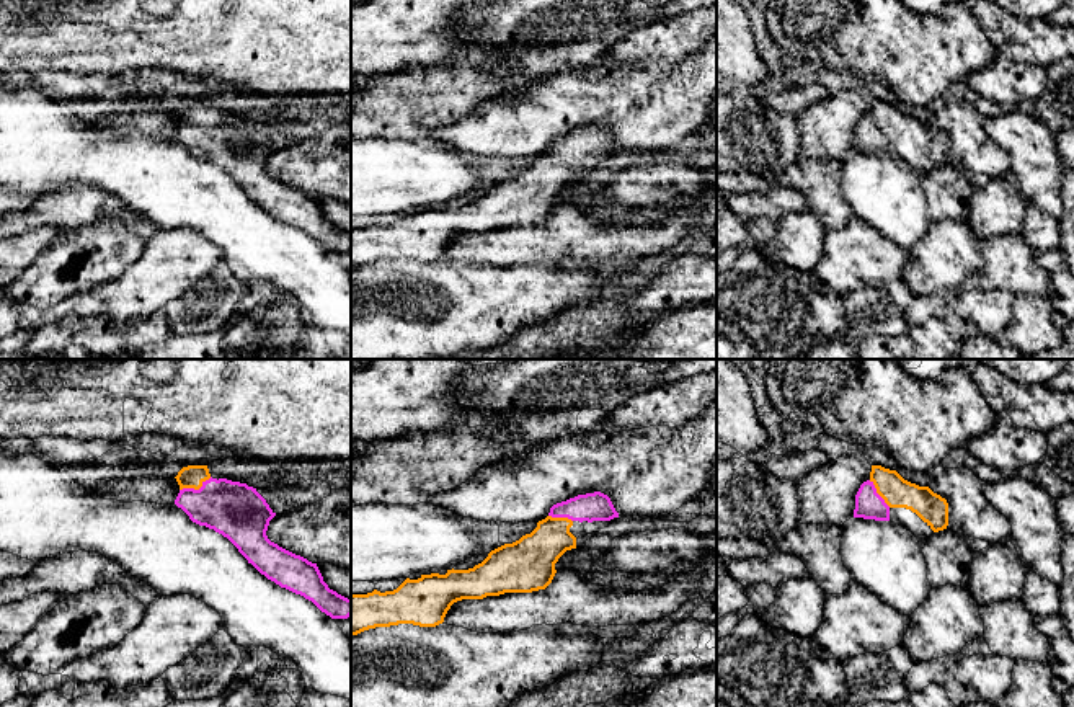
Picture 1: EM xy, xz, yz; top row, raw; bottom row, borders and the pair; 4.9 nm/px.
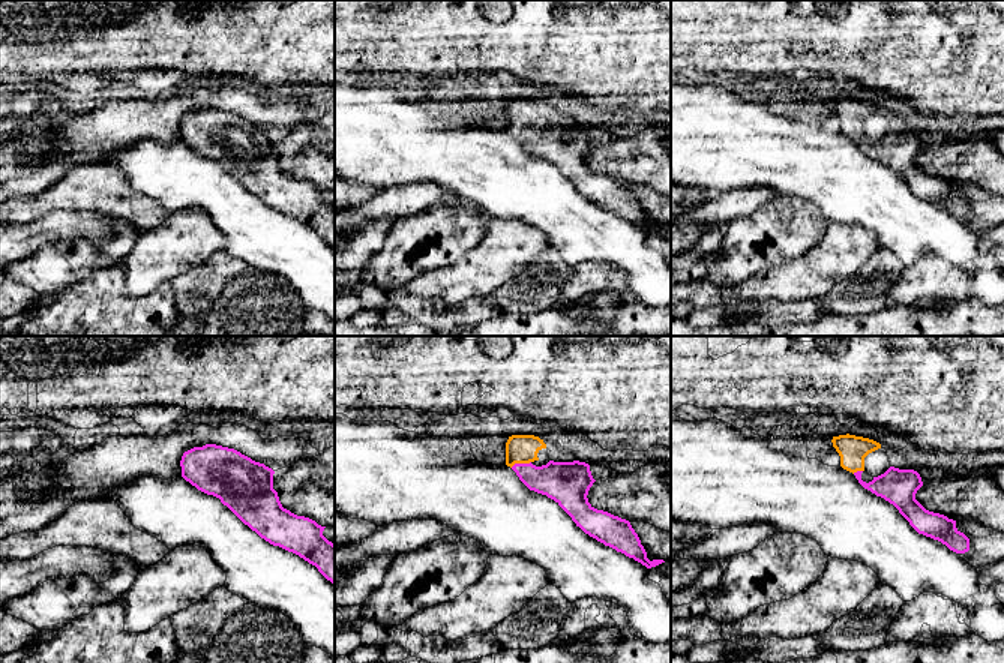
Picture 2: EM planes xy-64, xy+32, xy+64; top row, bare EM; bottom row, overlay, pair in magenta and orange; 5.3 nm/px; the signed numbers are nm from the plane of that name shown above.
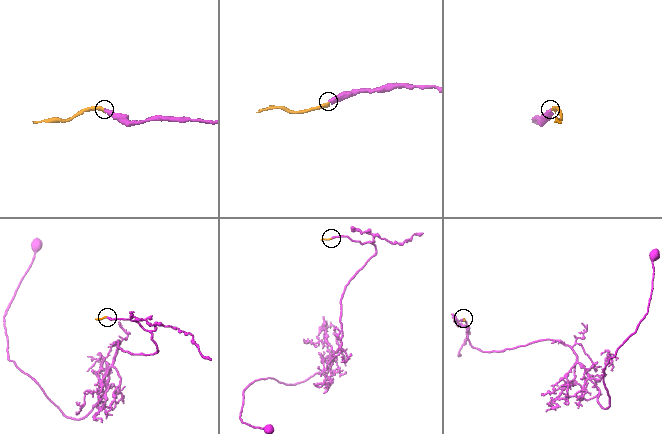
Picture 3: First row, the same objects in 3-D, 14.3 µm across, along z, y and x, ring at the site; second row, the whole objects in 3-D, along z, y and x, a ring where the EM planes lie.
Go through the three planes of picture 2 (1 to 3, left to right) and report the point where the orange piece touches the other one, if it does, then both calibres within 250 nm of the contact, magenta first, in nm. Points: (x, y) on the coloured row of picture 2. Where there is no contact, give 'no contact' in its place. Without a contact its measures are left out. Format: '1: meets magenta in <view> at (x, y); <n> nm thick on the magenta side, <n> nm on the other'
1: no contact
2: meets magenta in xy+32 at (520, 464); 220 nm thick on the magenta side, 160 nm on the other
3: meets magenta in xy+64 at (857, 471); 190 nm thick on the magenta side, 150 nm on the other

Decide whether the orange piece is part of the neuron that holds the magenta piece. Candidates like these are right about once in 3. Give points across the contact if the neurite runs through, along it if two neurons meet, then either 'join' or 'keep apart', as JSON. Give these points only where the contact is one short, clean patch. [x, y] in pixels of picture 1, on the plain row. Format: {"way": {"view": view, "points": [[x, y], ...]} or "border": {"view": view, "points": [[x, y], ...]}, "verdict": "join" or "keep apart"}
{"way": {"view": "xy", "points": [[237, 146], [204, 134], [193, 123], [193, 110]]}, "verdict": "join"}

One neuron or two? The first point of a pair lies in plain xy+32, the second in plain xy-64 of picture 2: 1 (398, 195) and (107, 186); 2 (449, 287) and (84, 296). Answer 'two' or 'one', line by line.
1: one
2: two

